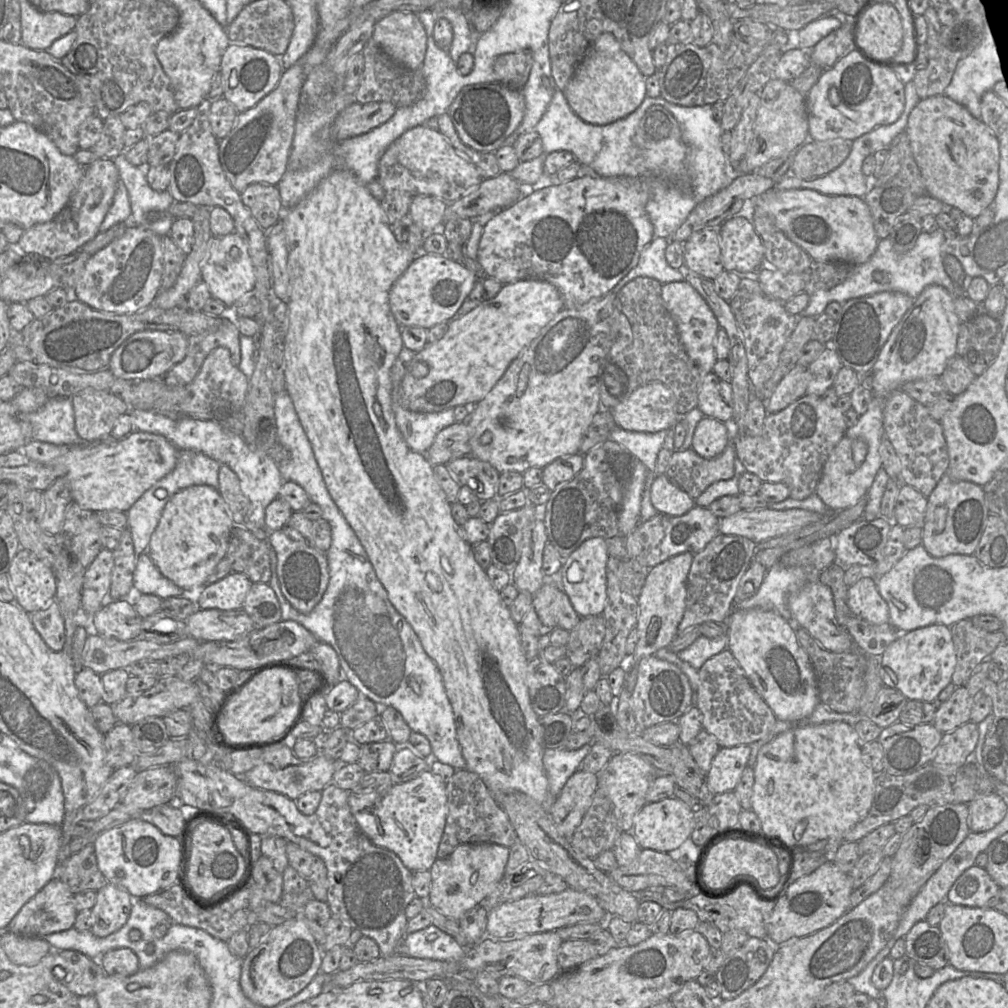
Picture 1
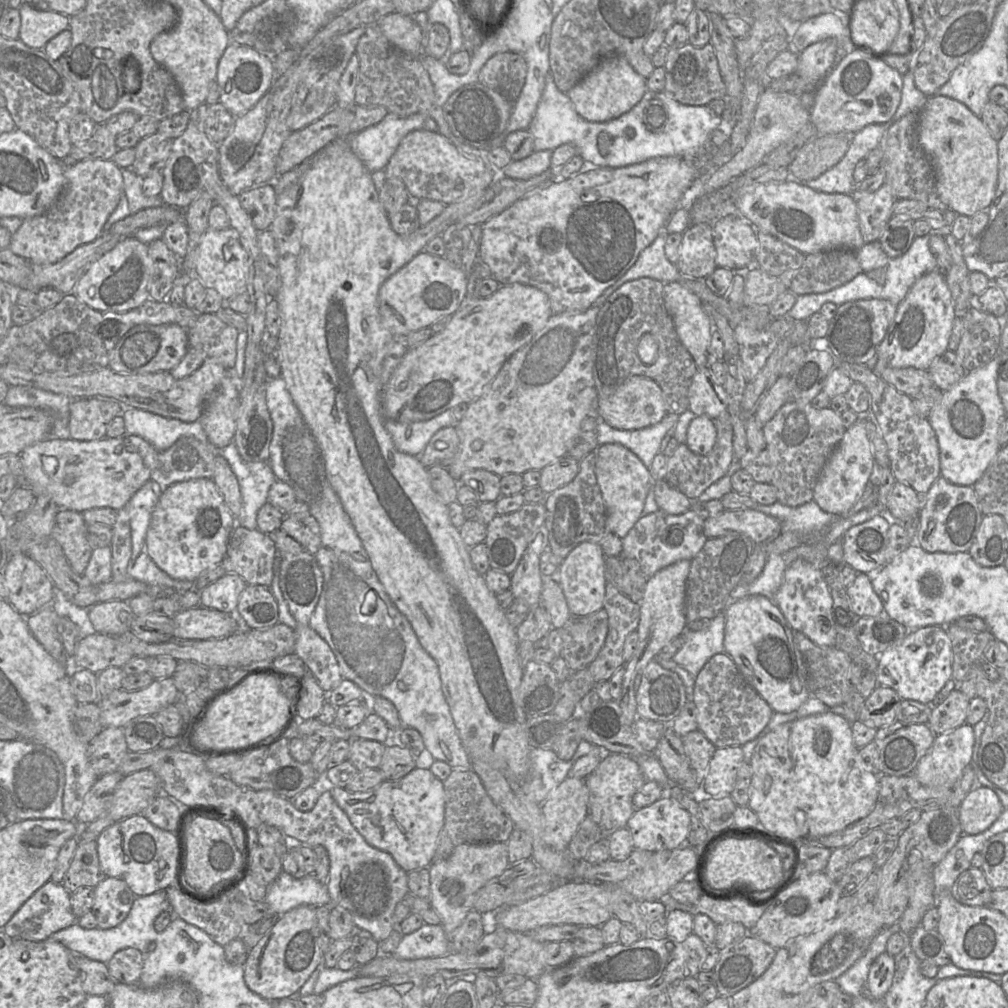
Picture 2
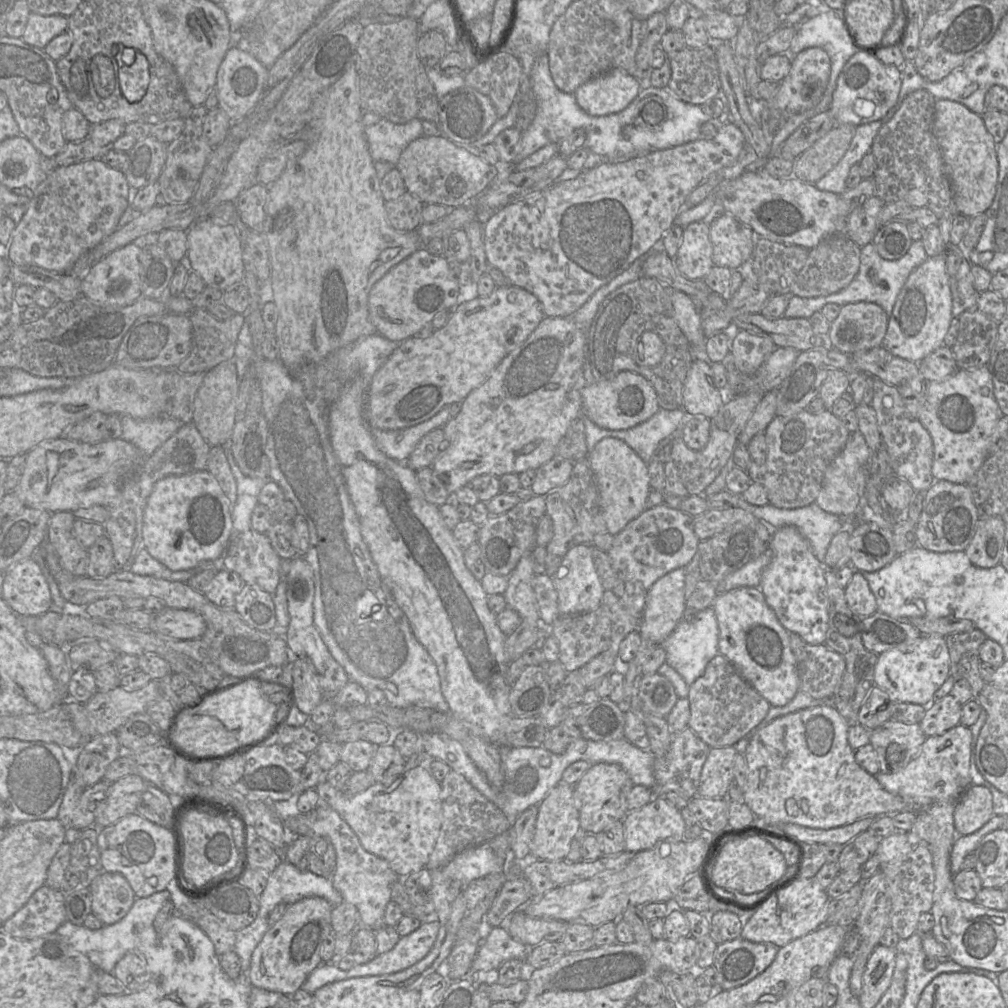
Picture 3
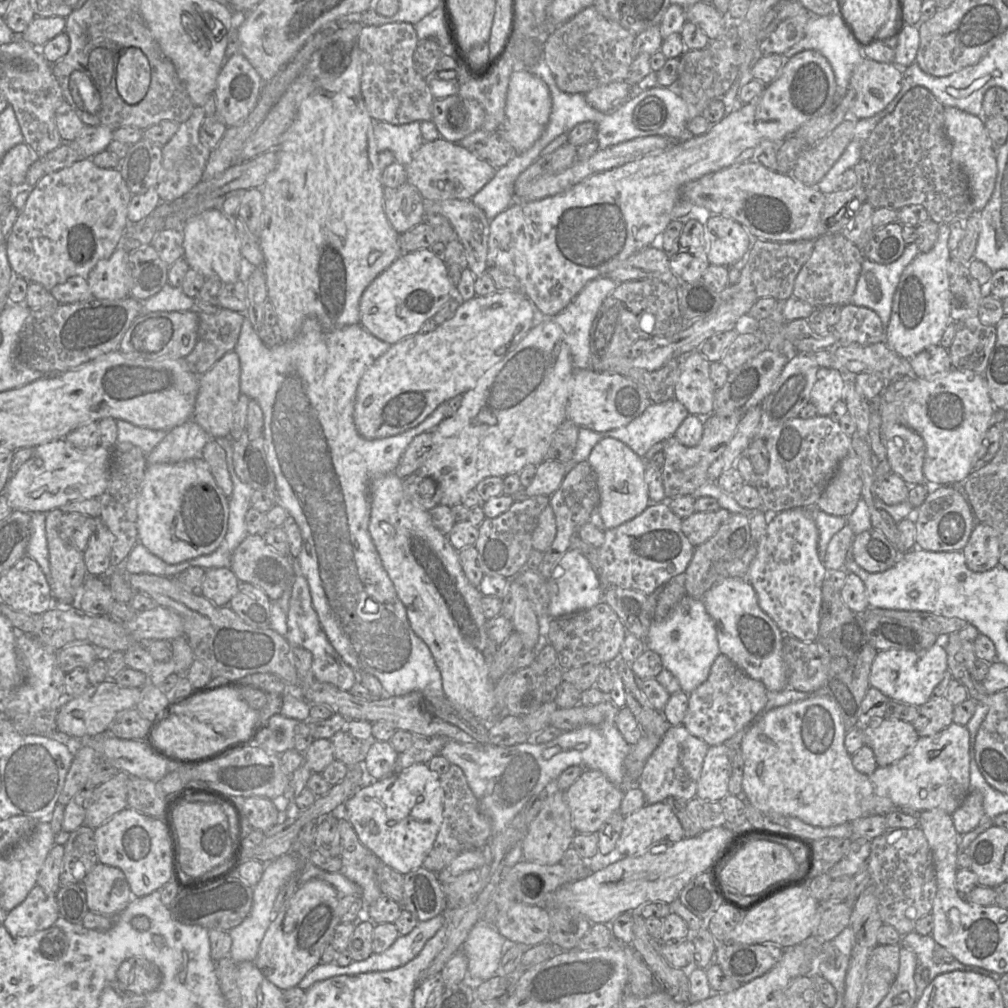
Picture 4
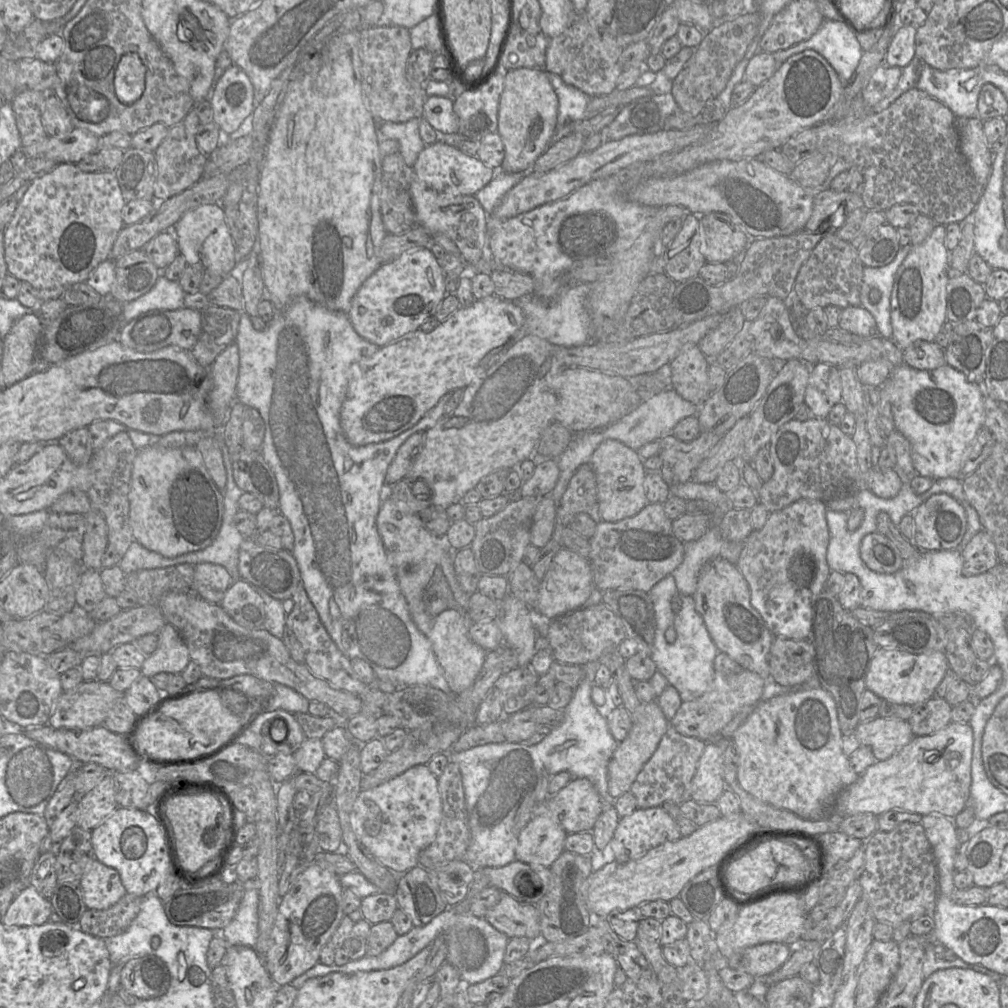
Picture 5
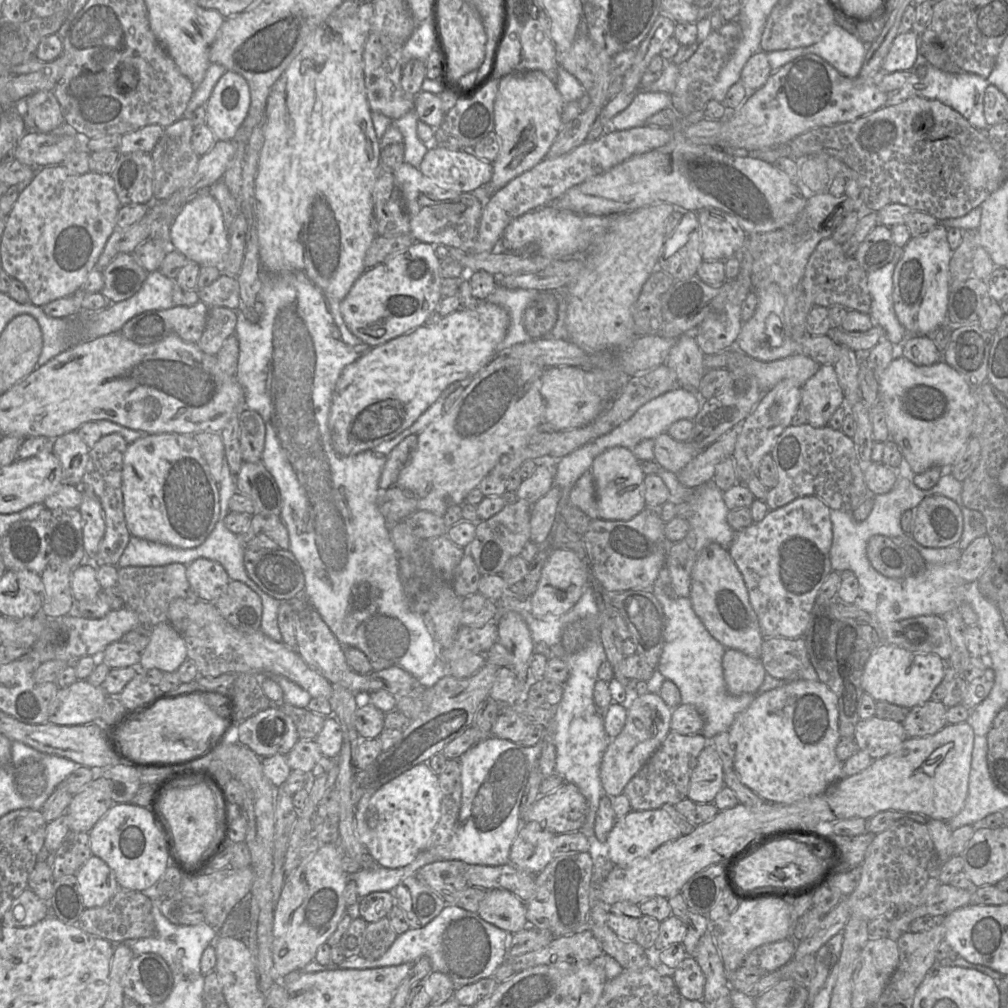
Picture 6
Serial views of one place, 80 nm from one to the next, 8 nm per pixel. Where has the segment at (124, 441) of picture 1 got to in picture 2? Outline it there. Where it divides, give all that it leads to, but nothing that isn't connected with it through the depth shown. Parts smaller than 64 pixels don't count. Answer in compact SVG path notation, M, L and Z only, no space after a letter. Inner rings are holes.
M125 434L93 441L46 438L21 453L28 487L36 496L50 496L60 509L84 512L107 507L120 510L149 480L158 464L159 452L146 440Z

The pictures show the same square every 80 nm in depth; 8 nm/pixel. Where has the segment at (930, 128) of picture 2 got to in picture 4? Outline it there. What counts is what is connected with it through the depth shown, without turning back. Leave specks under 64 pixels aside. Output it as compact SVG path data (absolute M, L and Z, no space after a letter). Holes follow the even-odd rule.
M945 107L944 127L952 144L951 159L966 175L974 213L980 213L992 195L997 176L996 149L988 136L984 117L955 107Z

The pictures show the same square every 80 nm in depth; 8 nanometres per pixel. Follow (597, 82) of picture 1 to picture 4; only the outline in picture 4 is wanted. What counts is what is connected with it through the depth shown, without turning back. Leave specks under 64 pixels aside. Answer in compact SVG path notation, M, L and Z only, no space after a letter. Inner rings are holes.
M616 81L596 87L585 94L586 101L600 112L609 112L631 96L633 87L626 81Z

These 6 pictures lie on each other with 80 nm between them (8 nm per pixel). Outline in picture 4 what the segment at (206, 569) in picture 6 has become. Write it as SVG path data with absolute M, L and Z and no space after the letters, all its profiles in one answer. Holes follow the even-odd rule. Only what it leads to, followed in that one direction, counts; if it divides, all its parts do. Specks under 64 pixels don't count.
M230 568L207 569L202 583L202 596L217 606L228 606L239 584L240 581Z

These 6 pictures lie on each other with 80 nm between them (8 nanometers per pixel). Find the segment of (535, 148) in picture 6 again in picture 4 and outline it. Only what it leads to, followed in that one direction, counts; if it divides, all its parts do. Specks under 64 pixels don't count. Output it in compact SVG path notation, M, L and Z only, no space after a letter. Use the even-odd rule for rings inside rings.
M516 68L510 77L505 118L501 126L516 154L530 149L540 138L549 121L551 108L552 100L547 84L525 68Z

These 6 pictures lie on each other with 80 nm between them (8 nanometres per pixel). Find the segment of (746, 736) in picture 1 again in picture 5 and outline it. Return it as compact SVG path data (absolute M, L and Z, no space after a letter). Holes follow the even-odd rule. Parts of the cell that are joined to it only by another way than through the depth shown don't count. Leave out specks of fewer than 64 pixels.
M720 651L714 659L714 679L710 689L692 701L682 702L670 725L682 735L706 742L712 741L720 737L720 731L743 707L749 707L760 701L765 684L766 679L744 668Z

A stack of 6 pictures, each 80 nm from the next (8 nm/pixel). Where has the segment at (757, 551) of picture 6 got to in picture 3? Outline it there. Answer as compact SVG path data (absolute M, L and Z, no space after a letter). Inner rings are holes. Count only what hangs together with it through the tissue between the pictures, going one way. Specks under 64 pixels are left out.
M794 526L776 529L770 549L772 559L764 568L759 584L767 604L789 633L796 633L811 645L824 644L829 627L824 563L818 561L809 542Z

